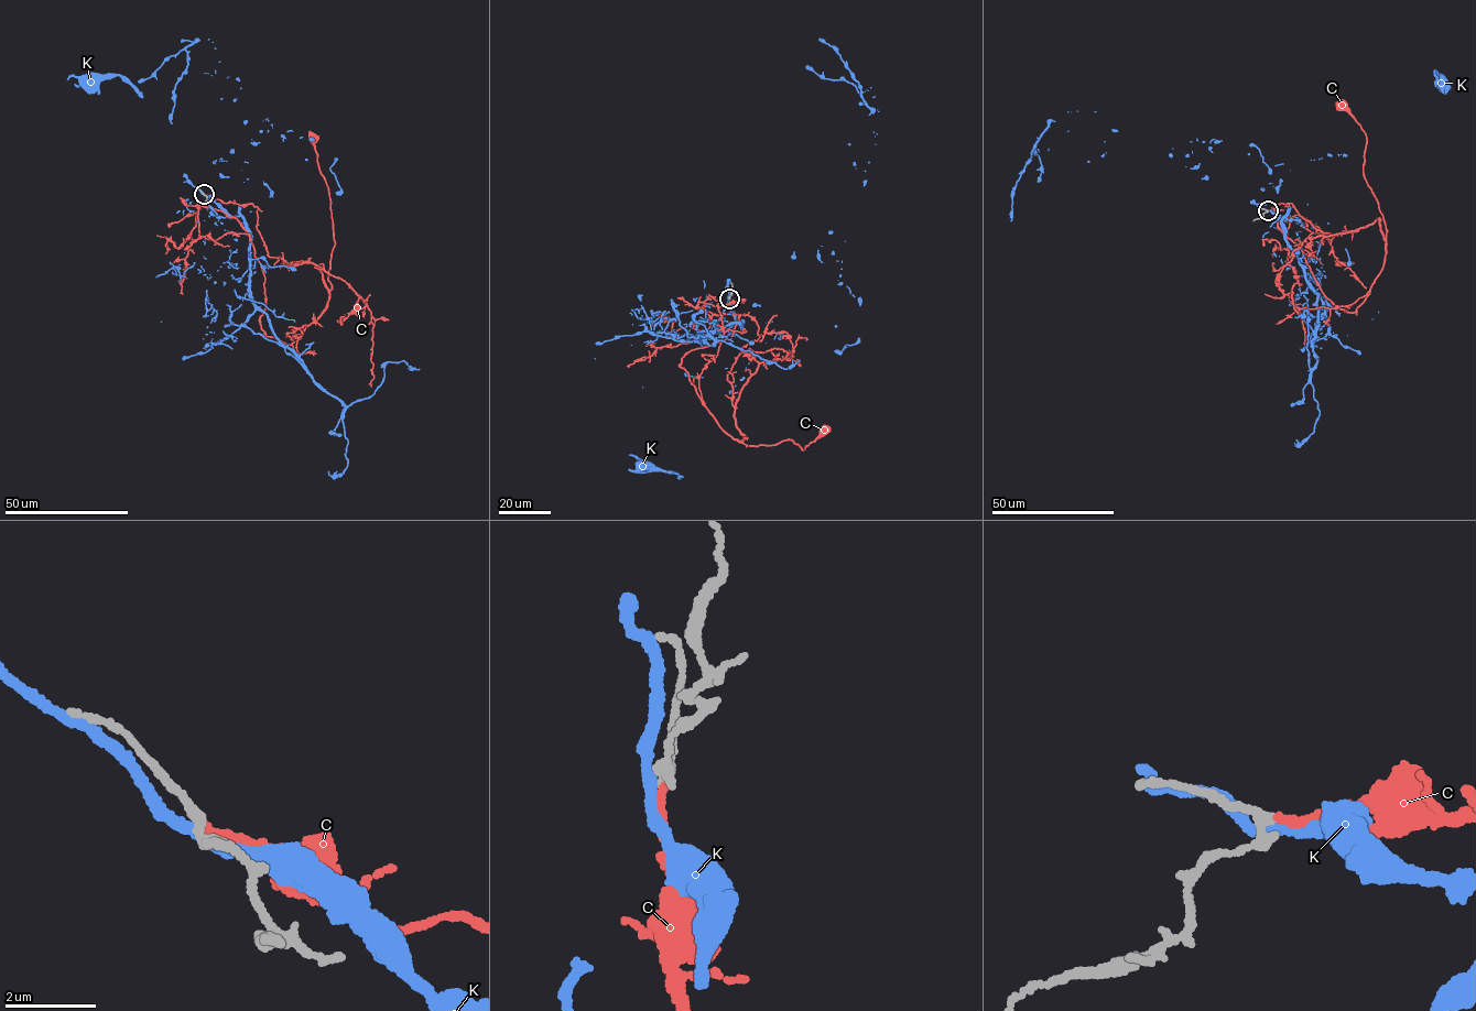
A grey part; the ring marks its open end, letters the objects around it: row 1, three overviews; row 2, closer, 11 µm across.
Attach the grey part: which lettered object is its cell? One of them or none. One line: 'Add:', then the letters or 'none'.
Add: C

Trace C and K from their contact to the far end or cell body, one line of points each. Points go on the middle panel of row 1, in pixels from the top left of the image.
C: (729, 299), (731, 313), (758, 327), (727, 374), (742, 443), (790, 439), (804, 450), (825, 430)
K: (728, 299), (735, 323), (747, 332), (770, 323), (766, 343), (681, 476), (641, 467)

